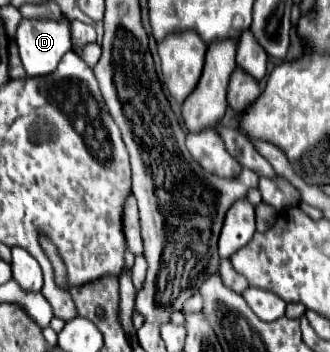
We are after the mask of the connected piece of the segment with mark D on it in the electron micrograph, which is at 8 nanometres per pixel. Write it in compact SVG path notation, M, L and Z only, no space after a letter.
M22 19L16 31L20 59L28 77L44 77L56 71L60 59L70 51L68 19Z

